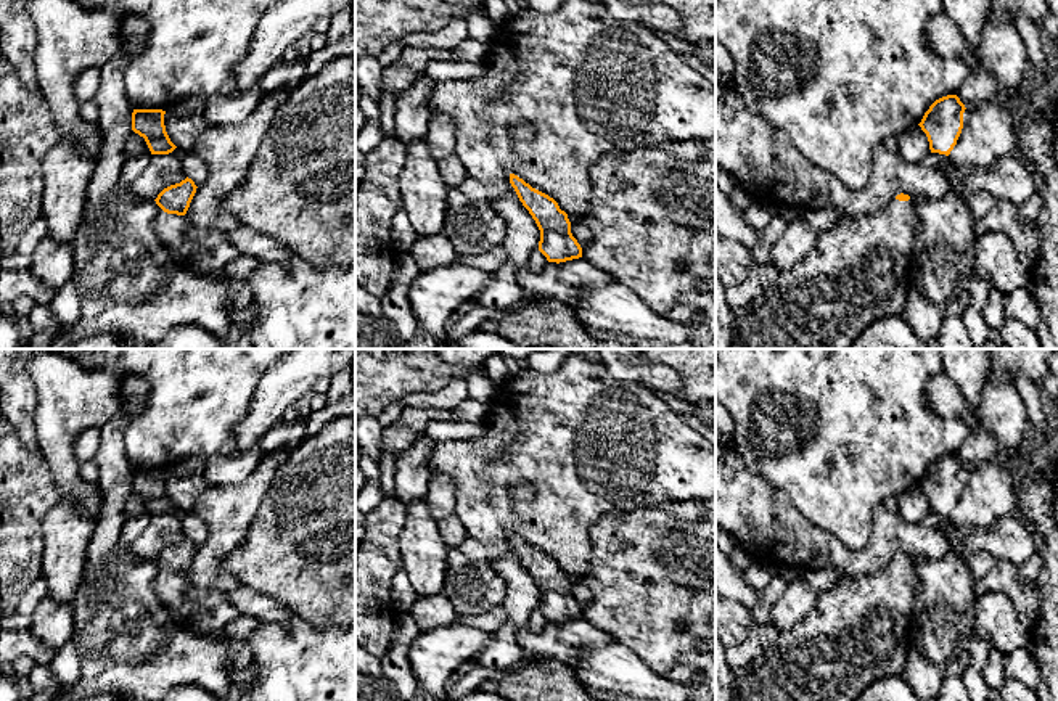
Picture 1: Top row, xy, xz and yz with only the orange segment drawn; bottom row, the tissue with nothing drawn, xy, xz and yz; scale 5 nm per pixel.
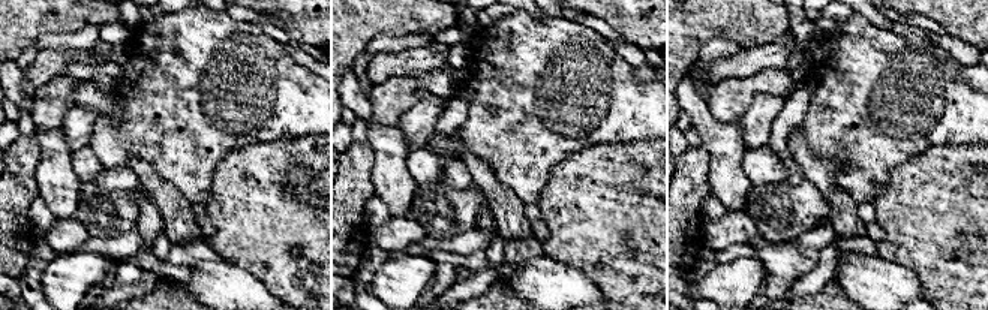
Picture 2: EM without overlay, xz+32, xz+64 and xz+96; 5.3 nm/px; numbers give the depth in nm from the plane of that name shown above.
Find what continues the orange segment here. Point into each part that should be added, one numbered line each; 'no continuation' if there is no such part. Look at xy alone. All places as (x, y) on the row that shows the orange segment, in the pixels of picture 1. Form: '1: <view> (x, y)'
1: xy (200, 250)

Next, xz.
no continuation

